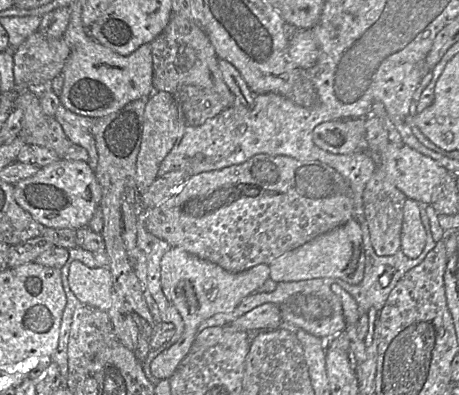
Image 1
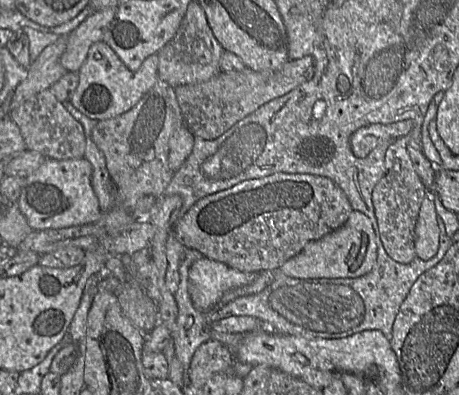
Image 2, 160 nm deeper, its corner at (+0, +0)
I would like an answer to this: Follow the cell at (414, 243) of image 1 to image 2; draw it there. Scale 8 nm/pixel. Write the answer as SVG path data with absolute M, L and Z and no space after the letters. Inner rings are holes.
M427 194L421 202L419 214L414 227L414 246L416 257L428 260L439 247L440 229L438 215L432 195Z

